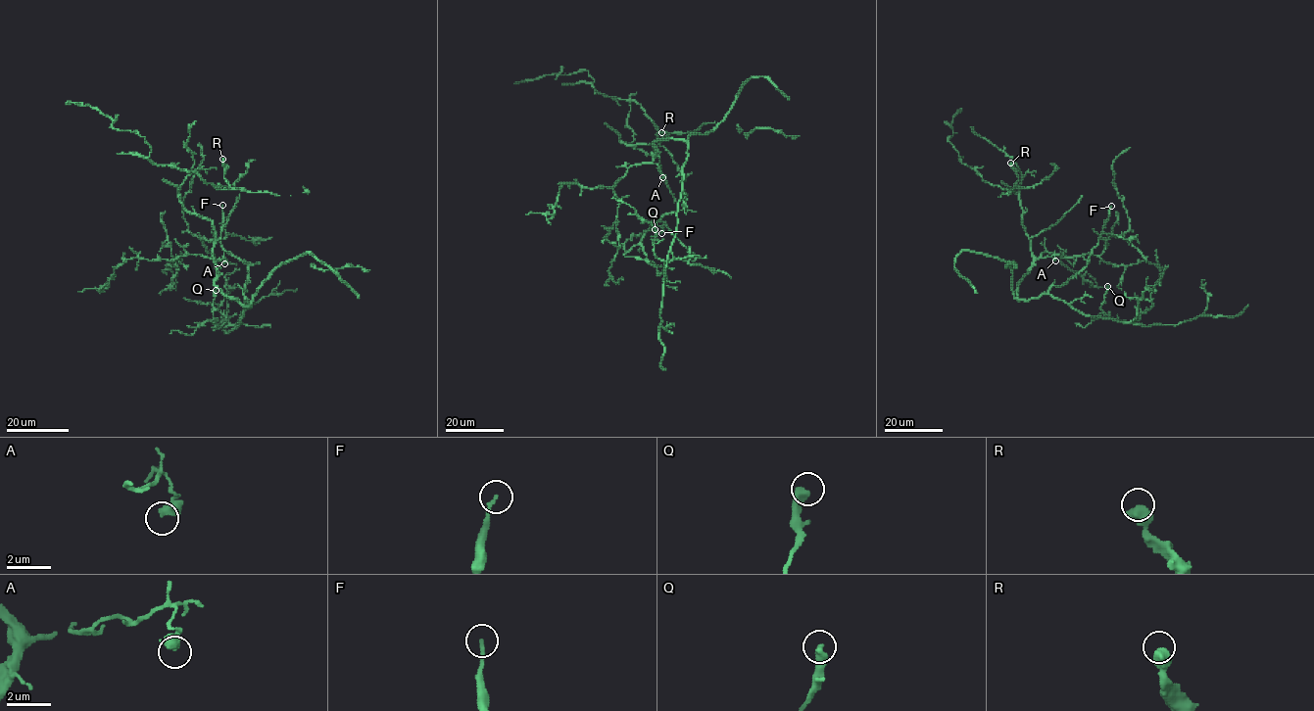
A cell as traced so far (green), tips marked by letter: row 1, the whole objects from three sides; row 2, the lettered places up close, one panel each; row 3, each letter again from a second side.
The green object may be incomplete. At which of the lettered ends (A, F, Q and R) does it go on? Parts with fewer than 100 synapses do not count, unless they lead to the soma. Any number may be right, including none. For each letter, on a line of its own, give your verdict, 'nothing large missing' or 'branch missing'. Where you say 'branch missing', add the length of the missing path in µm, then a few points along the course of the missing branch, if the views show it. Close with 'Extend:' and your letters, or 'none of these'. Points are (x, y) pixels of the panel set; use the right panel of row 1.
A: nothing large missing
F: nothing large missing
Q: nothing large missing
R: nothing large missing
Extend: none of these

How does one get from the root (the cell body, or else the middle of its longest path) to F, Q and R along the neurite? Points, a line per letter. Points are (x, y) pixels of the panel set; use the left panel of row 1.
F: (215, 233), (215, 285), (224, 294), (251, 306), (243, 293), (248, 266), (220, 244), (226, 233), (222, 205)
Q: (215, 233), (215, 285), (243, 305), (251, 304), (245, 299), (235, 328), (215, 330), (216, 290)
R: (215, 233), (211, 220), (184, 207), (178, 190), (196, 169), (213, 167), (223, 174), (222, 159)

